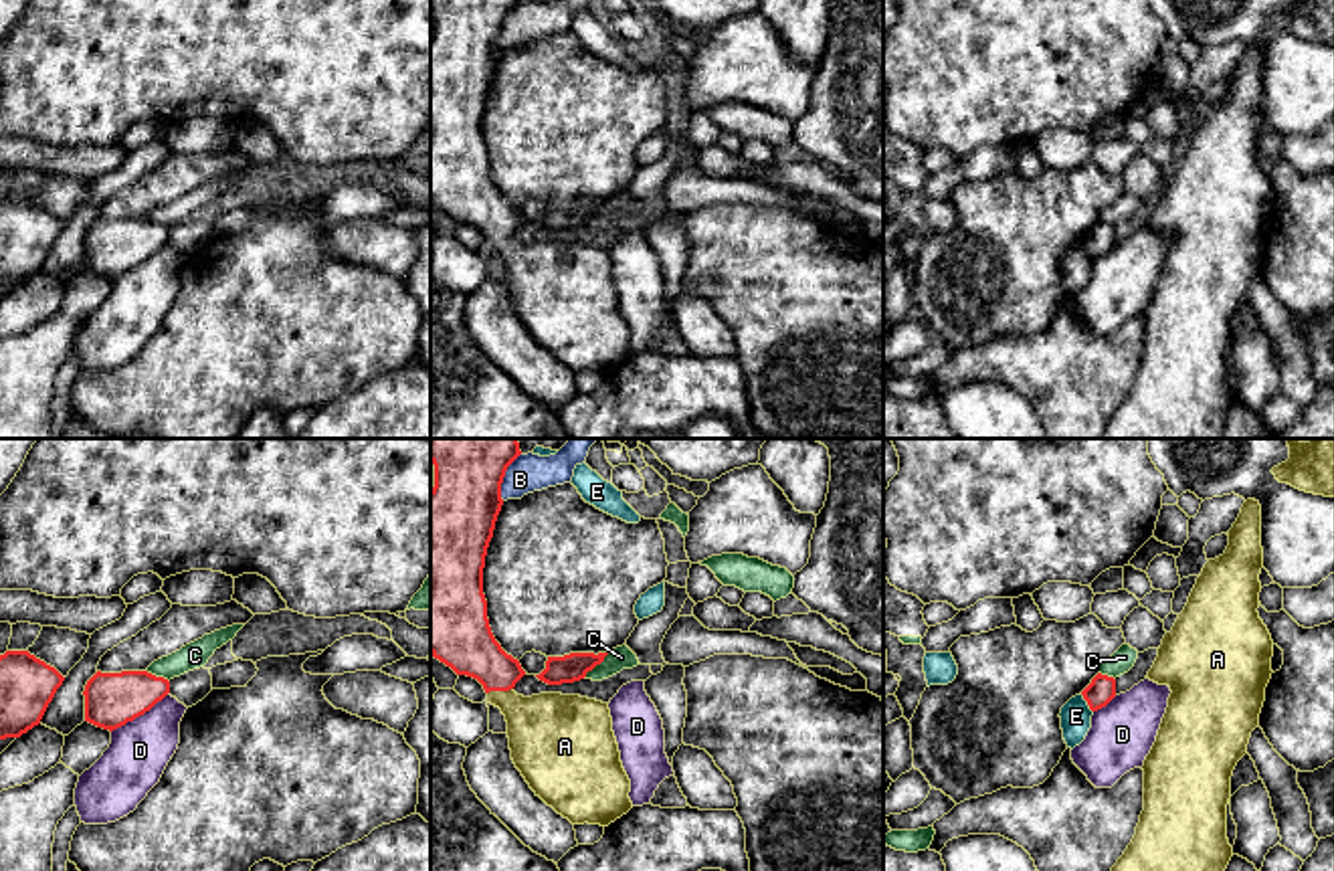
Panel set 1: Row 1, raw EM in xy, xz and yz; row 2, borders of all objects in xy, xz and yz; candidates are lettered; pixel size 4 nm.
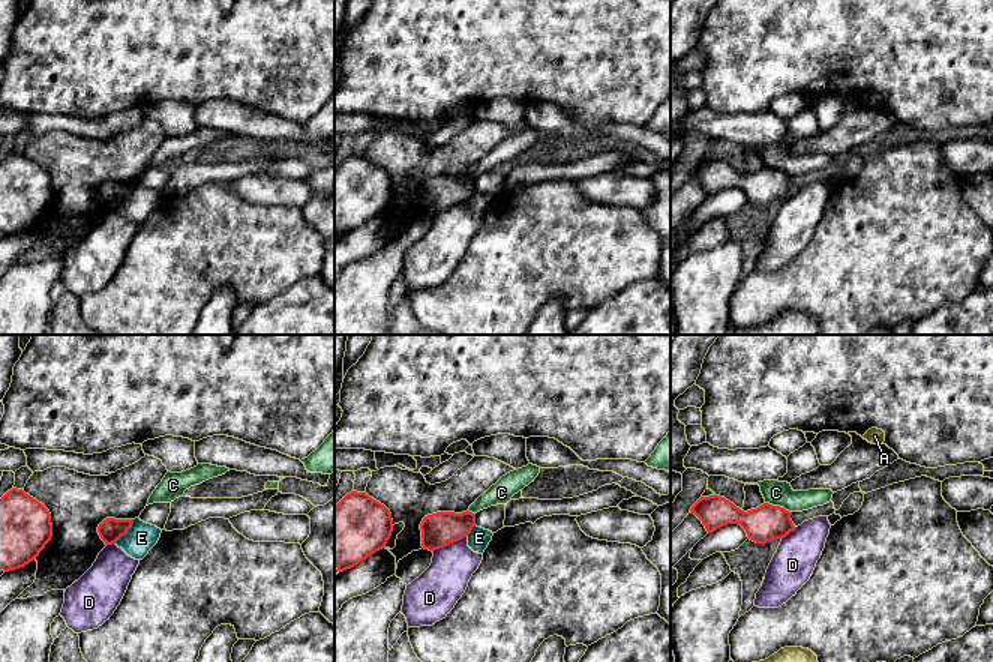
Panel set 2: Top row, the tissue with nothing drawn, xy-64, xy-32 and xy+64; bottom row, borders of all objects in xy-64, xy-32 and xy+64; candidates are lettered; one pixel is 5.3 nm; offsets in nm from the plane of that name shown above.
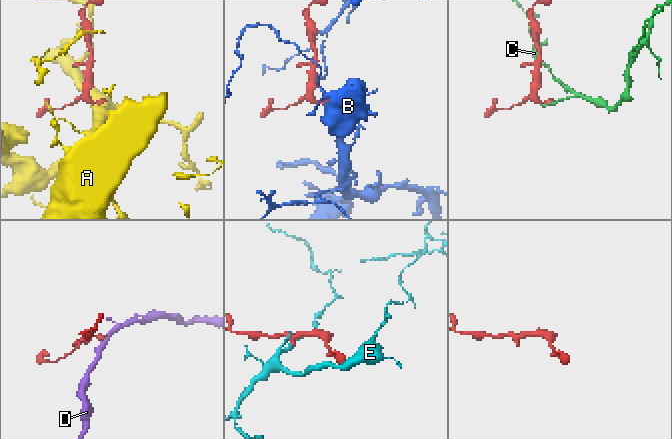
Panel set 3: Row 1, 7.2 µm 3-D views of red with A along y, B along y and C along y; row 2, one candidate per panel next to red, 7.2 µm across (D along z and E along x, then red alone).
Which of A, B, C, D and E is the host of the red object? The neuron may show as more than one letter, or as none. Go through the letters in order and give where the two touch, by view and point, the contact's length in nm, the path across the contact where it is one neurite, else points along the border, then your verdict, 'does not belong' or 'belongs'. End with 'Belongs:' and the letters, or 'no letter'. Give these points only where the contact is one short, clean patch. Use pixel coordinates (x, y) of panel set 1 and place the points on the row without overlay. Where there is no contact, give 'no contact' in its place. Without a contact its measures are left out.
A: meets red in xz at (500, 237); contact 110 nm long; belongs
B: meets red in xz at (504, 23); contact 200 nm long; border along xz (520, 1), (506, 19), (502, 47); does not belong
C: meets red in xz at (595, 213); contact 150 nm long; border along xz (609, 201), (583, 225); does not belong
D: meets red in xy at (140, 261); contact 280 nm long; border along xy (168, 239), (148, 257), (112, 279); does not belong
E: meets red in yz at (1088, 251); contact 90 nm long; does not belong
Belongs: A

